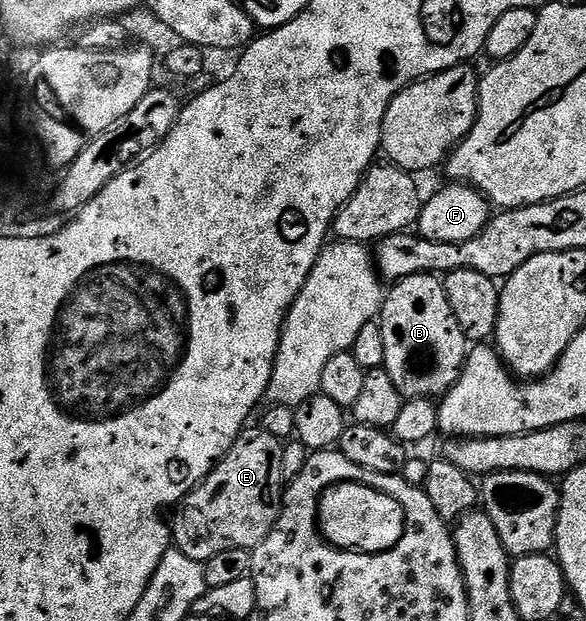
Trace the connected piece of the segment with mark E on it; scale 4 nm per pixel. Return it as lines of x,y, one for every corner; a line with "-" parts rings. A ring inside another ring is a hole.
260,426
246,427
237,437
231,450
214,467
213,471
176,505
171,519
171,540
176,551
187,554
192,560
206,561
215,558
219,550
235,550
236,548
256,548
259,542
271,534
281,510
281,494
283,479
281,471
285,468
286,445
275,434
267,434

